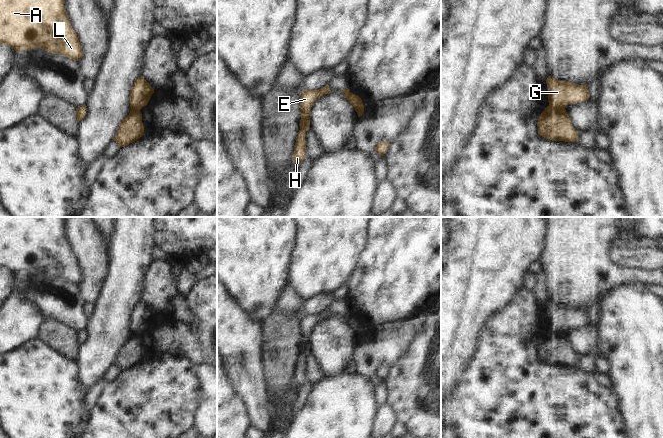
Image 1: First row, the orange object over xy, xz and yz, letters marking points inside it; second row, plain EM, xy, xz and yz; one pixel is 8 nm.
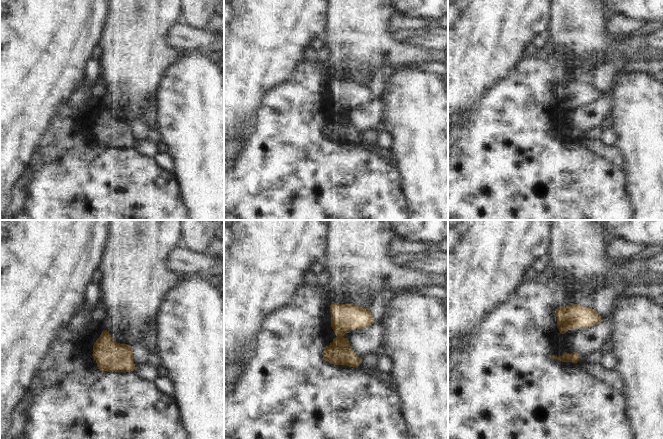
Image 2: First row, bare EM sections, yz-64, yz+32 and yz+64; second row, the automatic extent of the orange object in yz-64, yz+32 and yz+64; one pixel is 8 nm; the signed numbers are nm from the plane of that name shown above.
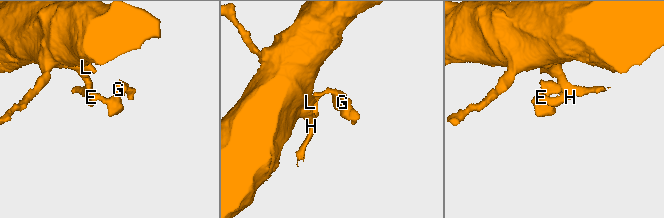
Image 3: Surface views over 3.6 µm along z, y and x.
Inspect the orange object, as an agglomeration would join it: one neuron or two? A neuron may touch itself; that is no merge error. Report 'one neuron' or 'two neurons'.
two neurons

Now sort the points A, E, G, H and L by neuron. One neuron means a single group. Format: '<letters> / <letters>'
A E H L / G

